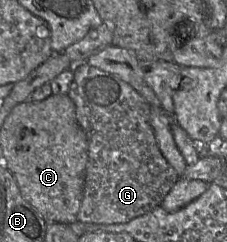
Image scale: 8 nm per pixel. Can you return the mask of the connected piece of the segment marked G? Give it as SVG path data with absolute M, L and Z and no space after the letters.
M86 62L75 63L73 81L67 96L74 102L76 119L88 139L84 192L78 221L93 224L119 224L142 216L158 206L180 179L163 156L150 124L150 105L131 85Z

